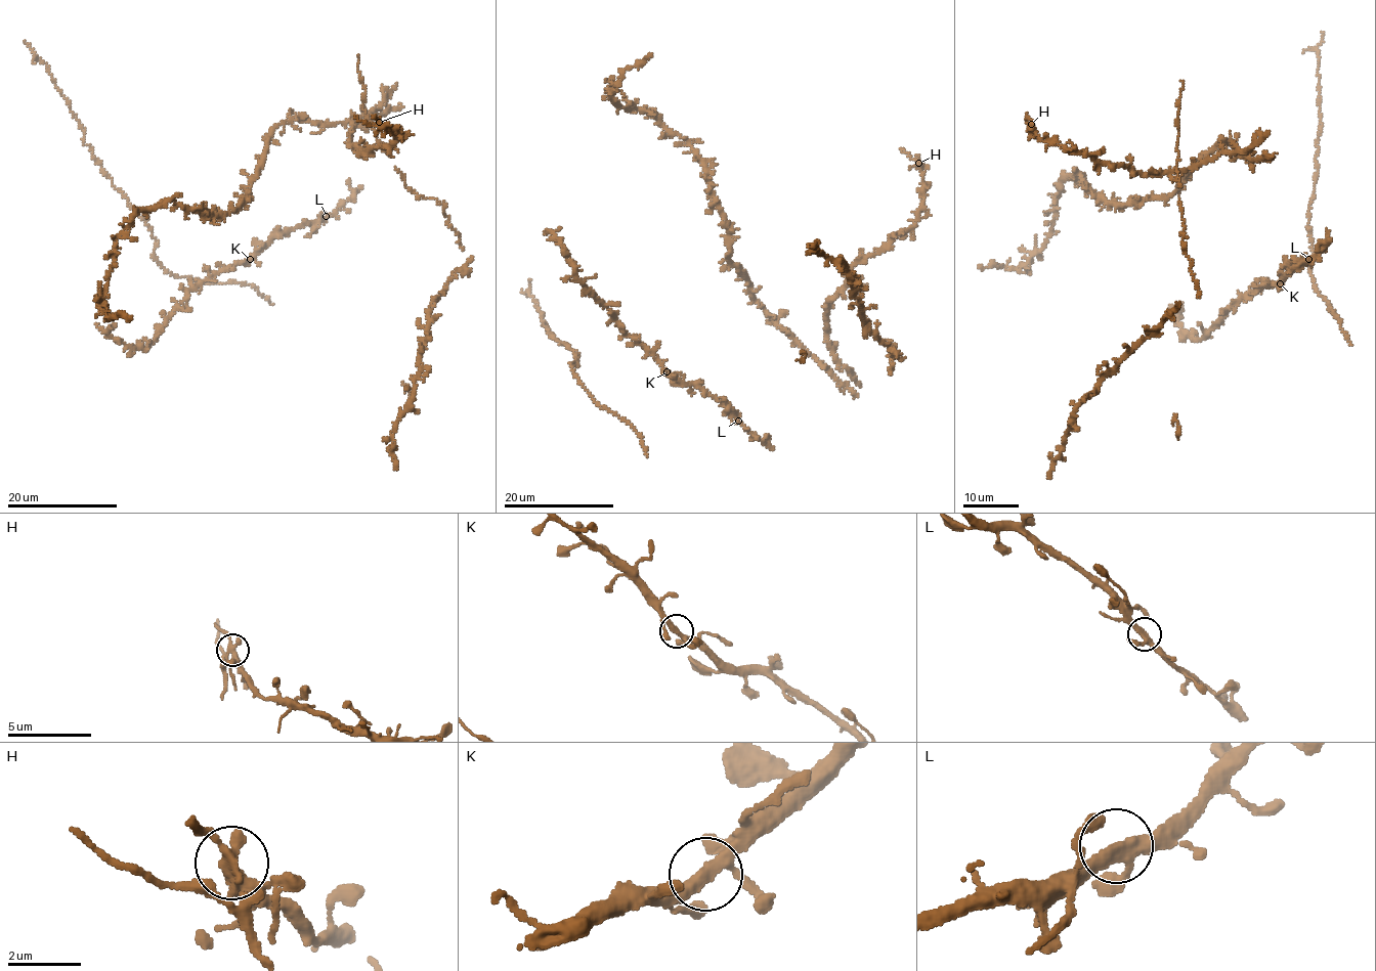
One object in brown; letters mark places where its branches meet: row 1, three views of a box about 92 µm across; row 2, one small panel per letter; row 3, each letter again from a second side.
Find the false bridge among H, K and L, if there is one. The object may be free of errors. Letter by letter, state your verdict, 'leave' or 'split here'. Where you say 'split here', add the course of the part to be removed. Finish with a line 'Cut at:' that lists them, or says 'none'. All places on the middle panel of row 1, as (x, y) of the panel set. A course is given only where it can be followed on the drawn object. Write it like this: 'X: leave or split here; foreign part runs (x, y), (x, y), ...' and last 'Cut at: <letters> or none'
H: split here; foreign part runs (918, 163), (901, 148)
K: leave
L: leave
Cut at: H

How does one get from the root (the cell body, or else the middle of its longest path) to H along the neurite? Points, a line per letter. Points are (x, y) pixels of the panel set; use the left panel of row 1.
H: (364, 131), (357, 125), (373, 111), (353, 121), (348, 133), (360, 155), (392, 146), (401, 134), (379, 122)

